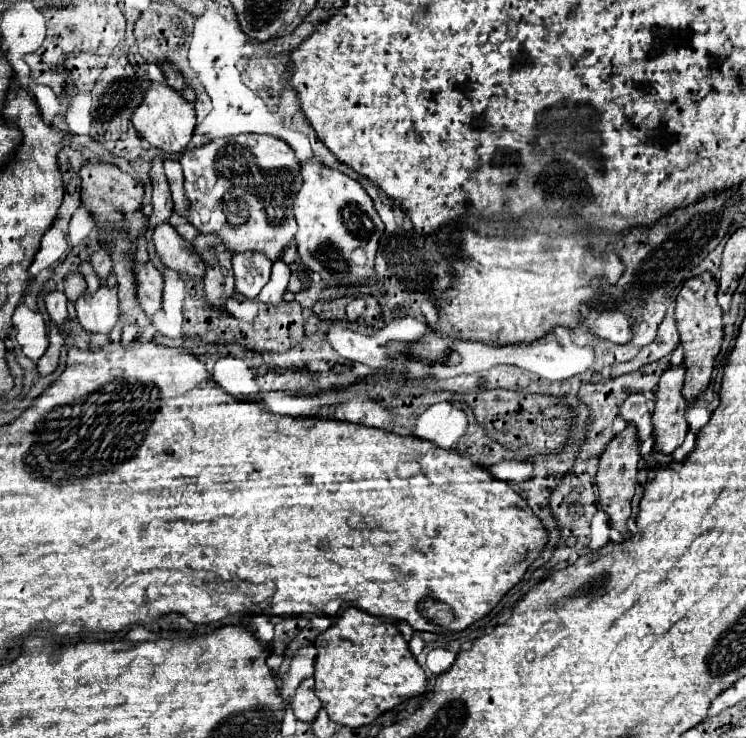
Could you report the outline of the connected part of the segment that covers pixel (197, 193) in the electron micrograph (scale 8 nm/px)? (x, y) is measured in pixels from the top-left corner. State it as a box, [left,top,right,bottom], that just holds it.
[181,134,301,262]

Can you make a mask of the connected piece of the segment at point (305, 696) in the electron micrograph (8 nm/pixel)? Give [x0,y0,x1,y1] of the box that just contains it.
[291,678,321,722]

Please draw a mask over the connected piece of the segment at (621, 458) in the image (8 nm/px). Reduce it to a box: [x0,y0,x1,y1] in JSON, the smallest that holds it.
[597,426,641,530]

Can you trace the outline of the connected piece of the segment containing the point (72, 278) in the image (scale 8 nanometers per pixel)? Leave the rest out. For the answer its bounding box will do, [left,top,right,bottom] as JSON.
[63,272,87,302]

